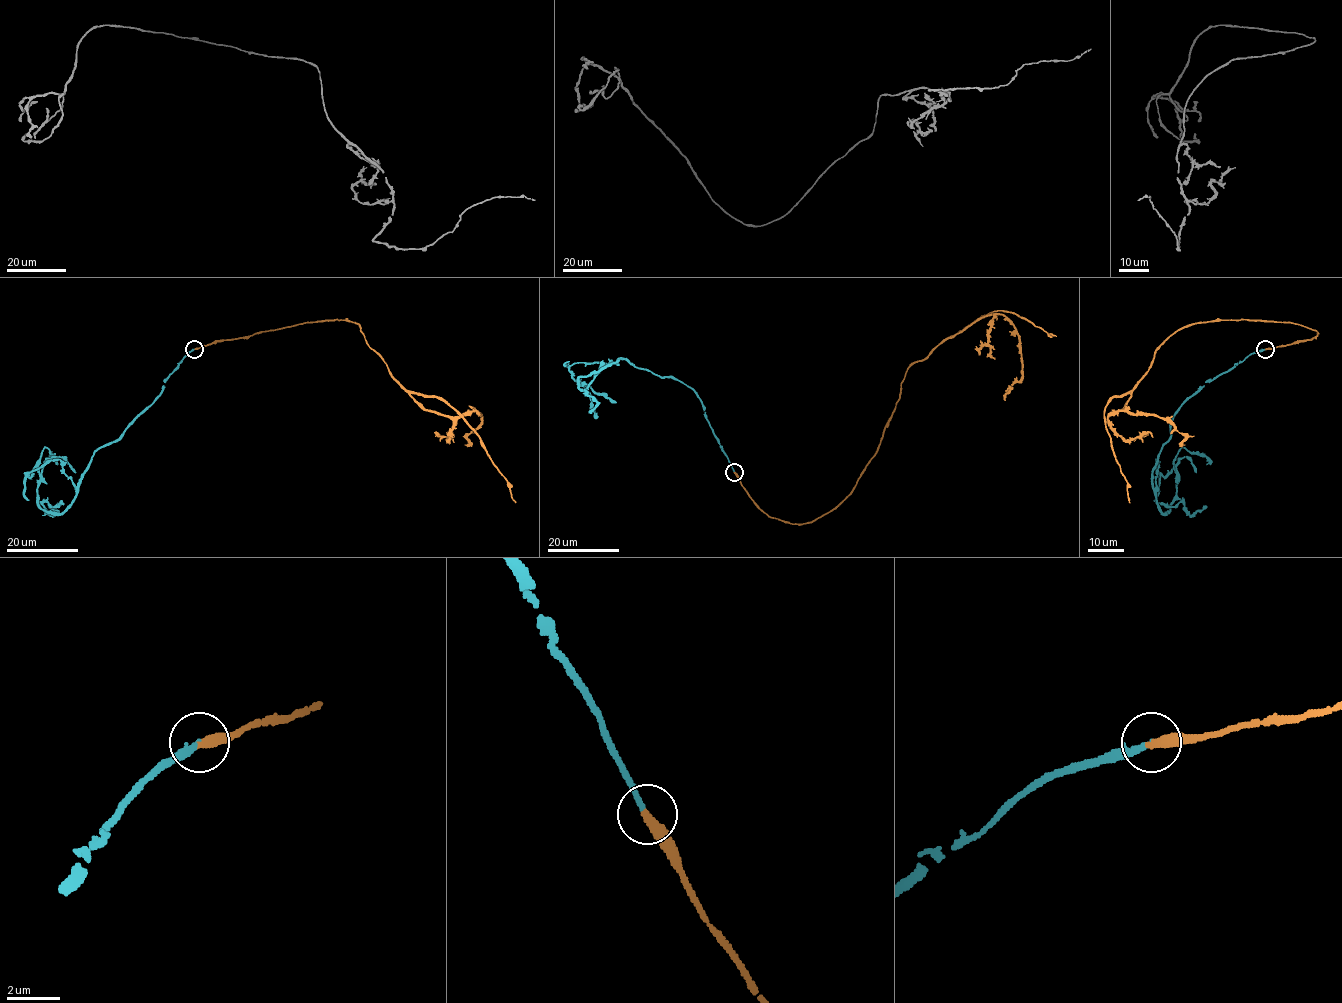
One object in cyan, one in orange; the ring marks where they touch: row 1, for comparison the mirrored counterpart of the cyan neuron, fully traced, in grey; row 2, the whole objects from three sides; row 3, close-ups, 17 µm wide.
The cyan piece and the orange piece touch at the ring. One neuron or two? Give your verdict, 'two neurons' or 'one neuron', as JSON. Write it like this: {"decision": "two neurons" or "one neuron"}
{"decision": "one neuron"}

